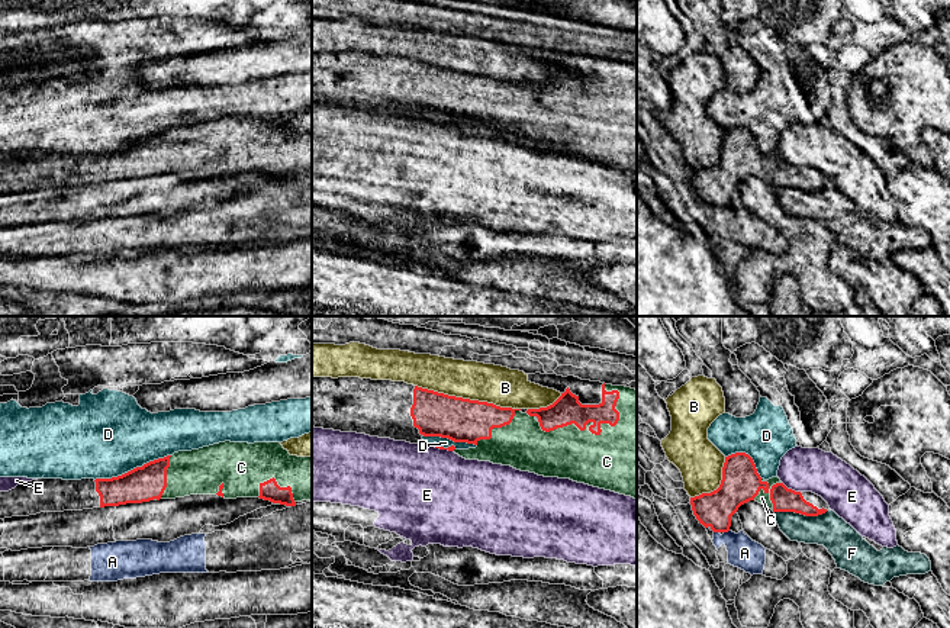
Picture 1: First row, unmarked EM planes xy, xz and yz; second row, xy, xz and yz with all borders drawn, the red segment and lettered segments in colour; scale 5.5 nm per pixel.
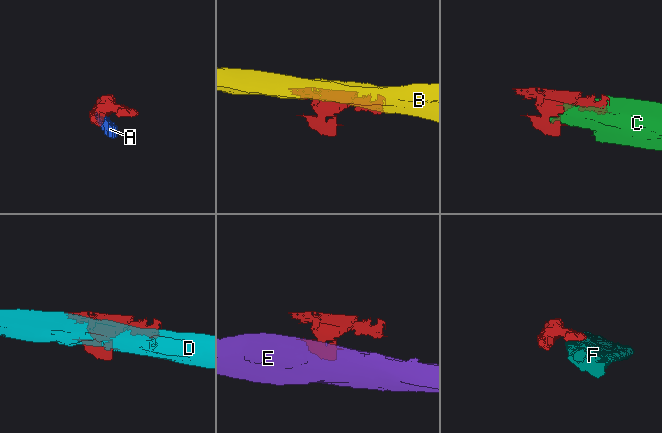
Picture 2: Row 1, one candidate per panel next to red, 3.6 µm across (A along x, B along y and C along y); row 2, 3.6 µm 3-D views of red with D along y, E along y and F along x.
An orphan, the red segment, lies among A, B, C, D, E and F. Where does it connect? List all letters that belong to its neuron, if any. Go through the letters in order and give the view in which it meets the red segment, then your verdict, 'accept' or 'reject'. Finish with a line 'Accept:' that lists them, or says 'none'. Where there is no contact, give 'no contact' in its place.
A: meets red in yz; reject
B: meets red in xz; reject
C: meets red in xz; accept
D: meets red in xz; reject
E: meets red in yz; reject
F: meets red in yz; reject
Accept: C

